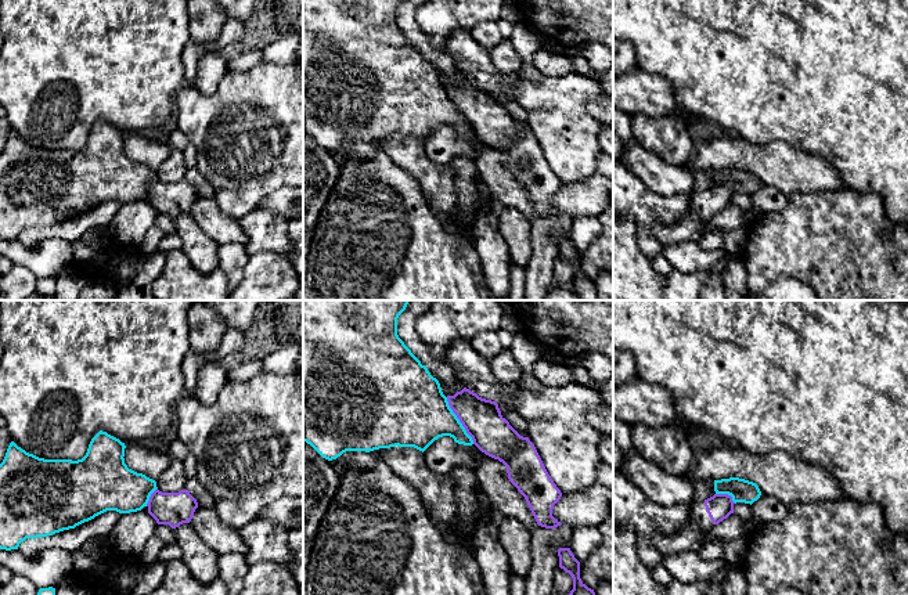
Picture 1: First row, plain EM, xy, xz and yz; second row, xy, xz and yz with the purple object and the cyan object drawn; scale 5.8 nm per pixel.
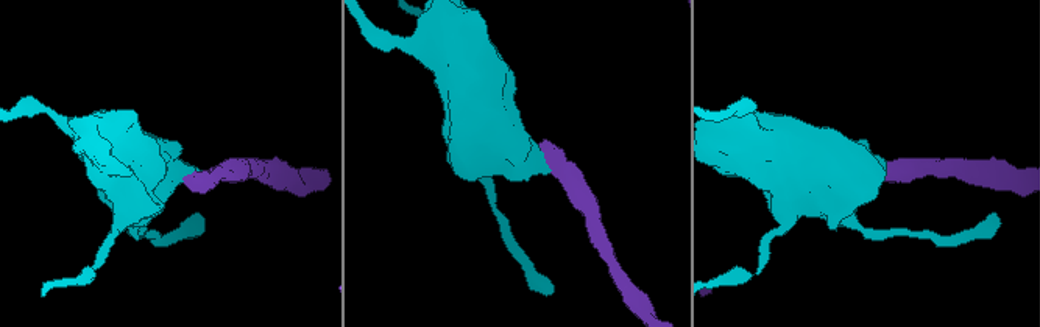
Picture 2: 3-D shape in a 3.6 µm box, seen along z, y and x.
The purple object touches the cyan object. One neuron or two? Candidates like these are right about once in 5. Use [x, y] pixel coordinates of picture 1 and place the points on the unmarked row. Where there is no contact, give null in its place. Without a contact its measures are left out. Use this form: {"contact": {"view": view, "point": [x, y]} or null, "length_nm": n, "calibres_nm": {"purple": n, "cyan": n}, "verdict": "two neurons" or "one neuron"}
{"contact": {"view": "xz", "point": [460, 111]}, "length_nm": 320, "calibres_nm": {"purple": 240, "cyan": 360}, "verdict": "two neurons"}

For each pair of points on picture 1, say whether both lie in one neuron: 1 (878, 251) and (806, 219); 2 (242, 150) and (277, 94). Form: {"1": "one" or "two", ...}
{"1": "one", "2": "one"}

